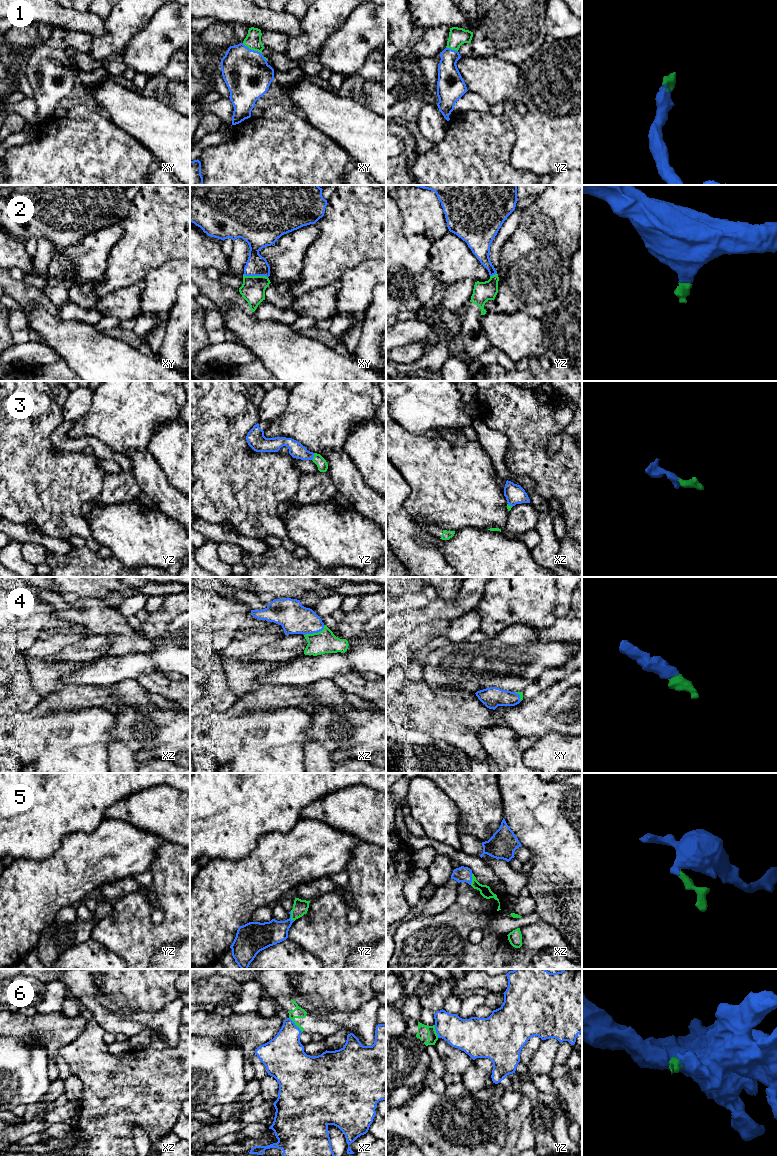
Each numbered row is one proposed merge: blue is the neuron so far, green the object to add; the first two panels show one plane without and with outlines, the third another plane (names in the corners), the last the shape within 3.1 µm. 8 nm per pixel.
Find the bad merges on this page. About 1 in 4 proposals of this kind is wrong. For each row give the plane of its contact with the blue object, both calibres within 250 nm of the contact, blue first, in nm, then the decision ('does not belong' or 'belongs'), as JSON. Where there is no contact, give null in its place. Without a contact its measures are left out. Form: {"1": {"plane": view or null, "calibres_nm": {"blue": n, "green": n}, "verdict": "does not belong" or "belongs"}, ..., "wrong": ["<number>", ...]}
{"1": {"plane": "xy", "calibres_nm": {"blue": 380, "green": 130}, "verdict": "belongs"}, "2": {"plane": "xy", "calibres_nm": {"blue": 170, "green": 190}, "verdict": "belongs"}, "3": {"plane": "yz", "calibres_nm": {"blue": 120, "green": 90}, "verdict": "belongs"}, "4": {"plane": "xz", "calibres_nm": {"blue": 240, "green": 180}, "verdict": "belongs"}, "5": {"plane": "yz", "calibres_nm": {"blue": 200, "green": 130}, "verdict": "belongs"}, "6": {"plane": "xz", "calibres_nm": {"blue": 300, "green": 90}, "verdict": "does not belong"}, "wrong": ["6"]}

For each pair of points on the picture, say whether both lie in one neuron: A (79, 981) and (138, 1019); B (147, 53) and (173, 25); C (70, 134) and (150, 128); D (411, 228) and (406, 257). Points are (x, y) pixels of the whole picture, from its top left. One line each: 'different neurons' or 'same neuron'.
A: same neuron
B: same neuron
C: different neurons
D: different neurons

